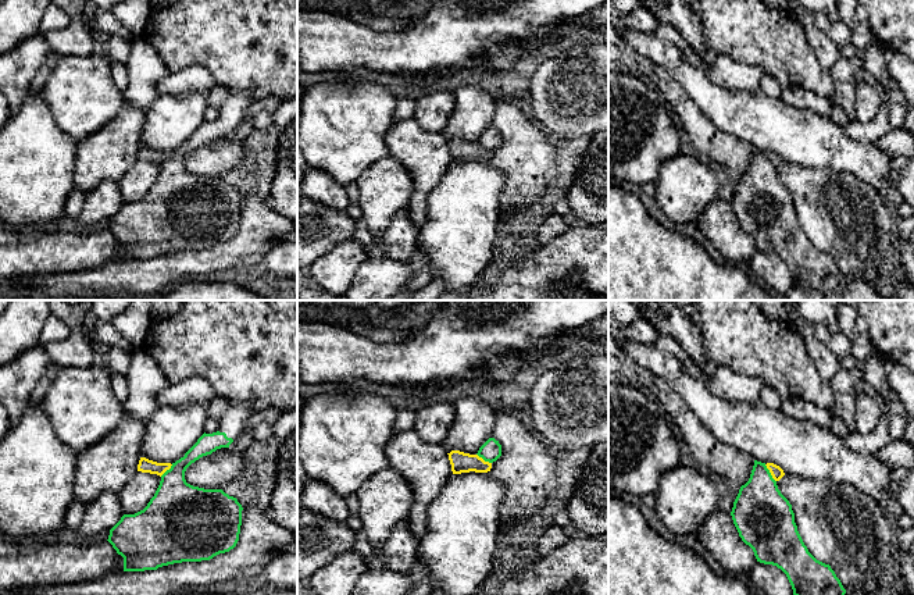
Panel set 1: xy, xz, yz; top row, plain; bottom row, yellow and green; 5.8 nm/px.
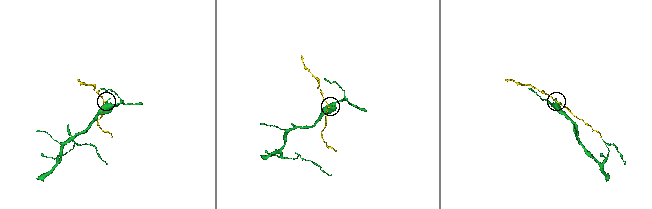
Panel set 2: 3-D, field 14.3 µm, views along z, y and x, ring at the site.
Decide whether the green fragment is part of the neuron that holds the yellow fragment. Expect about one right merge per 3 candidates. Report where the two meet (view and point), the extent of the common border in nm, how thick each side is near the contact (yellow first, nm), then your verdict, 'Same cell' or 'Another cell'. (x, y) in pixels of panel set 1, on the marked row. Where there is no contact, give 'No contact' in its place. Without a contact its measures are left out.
Touches yellow at yz (770, 471). Shared border 120 nm. Thickness 70 nm (yellow) against 320 nm. Another cell

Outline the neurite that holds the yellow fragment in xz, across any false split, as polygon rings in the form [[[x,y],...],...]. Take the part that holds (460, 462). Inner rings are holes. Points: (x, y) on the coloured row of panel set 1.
[[[451,450],[447,455],[453,474],[461,474],[470,471],[488,473],[492,468],[492,463],[485,462],[478,455],[470,455],[460,450]]]

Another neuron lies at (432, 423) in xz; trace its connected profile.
[[[433,403],[415,413],[414,428],[429,443],[442,443],[456,417],[454,405]]]

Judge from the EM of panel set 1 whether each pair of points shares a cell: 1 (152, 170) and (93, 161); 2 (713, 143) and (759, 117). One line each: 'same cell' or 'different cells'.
1: different cells
2: different cells

